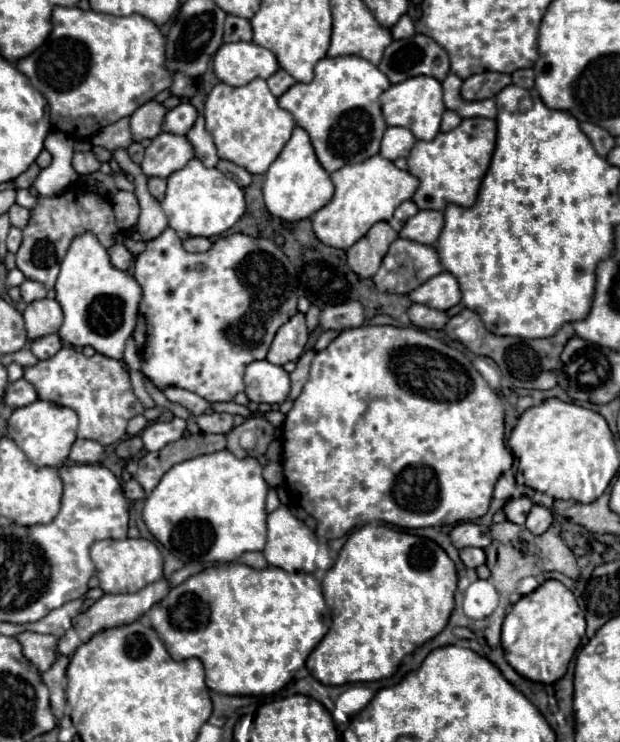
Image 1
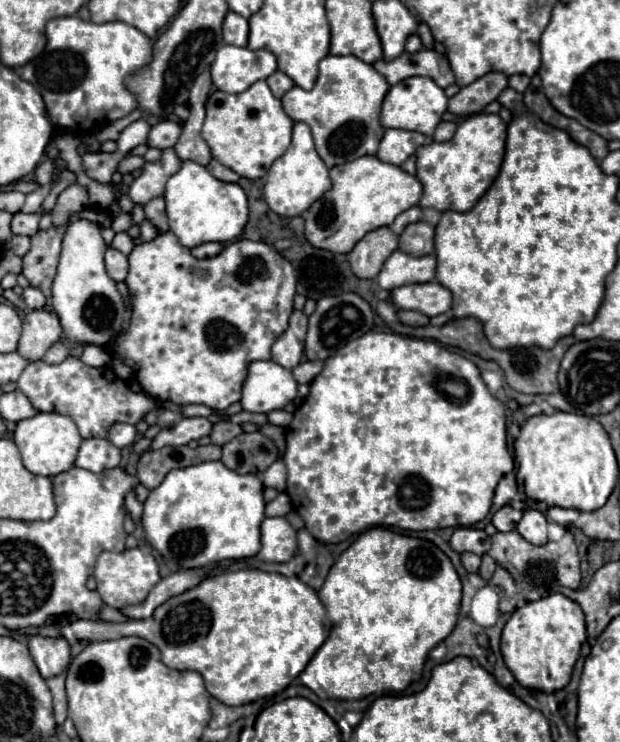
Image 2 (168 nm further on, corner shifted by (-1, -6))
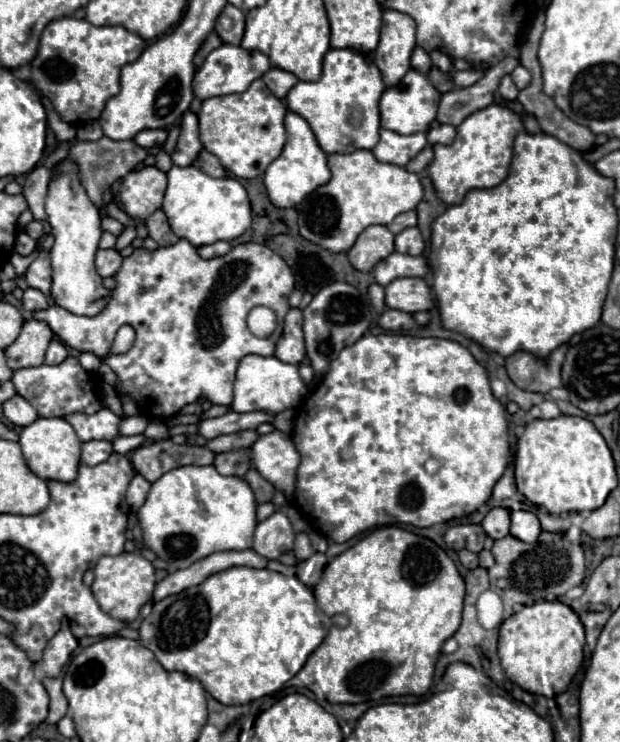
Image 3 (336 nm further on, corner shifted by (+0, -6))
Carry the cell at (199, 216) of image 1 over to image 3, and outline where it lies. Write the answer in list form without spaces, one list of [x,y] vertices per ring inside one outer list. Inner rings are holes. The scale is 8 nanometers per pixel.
[[[173,165],[167,173],[169,185],[163,199],[163,211],[177,237],[187,239],[193,247],[215,241],[231,241],[251,227],[251,205],[245,187],[237,179],[215,179],[197,167]]]

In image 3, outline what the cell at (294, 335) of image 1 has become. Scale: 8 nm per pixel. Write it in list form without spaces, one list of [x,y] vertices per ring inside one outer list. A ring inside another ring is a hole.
[[[291,309],[285,317],[285,331],[275,347],[275,357],[283,363],[299,365],[305,357],[305,343],[303,343],[303,313],[301,309]]]

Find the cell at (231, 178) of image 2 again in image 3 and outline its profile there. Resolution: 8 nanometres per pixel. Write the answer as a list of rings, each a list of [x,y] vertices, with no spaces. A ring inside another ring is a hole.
[[[201,151],[199,153],[199,159],[193,163],[197,169],[201,169],[203,173],[211,175],[211,177],[225,177],[225,169],[223,165],[219,163],[219,159],[215,155],[211,155],[209,151]]]

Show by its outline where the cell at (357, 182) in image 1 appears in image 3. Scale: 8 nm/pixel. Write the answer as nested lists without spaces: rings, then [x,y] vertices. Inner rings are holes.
[[[371,151],[329,155],[331,181],[311,193],[299,207],[299,233],[333,253],[349,251],[359,233],[369,225],[389,225],[395,215],[413,211],[423,197],[421,179],[405,167],[381,163]],[[341,205],[341,209],[339,209]],[[341,213],[341,225],[339,225]]]

